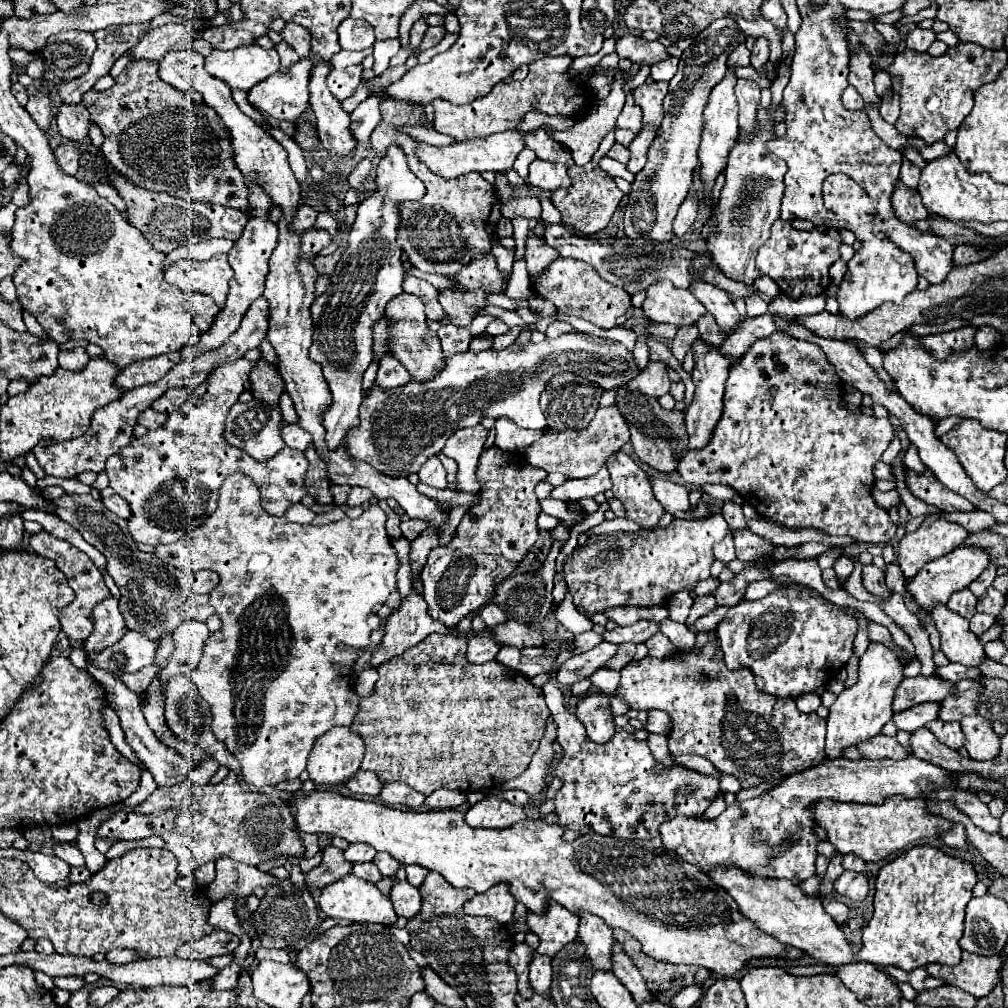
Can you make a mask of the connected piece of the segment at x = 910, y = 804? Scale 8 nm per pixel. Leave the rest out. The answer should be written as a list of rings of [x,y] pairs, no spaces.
[[[901,795],[885,799],[881,805],[867,805],[867,803],[837,803],[837,801],[819,801],[813,807],[817,823],[827,831],[829,841],[837,851],[853,853],[863,861],[883,861],[891,853],[903,851],[909,843],[919,839],[939,837],[941,833],[949,831],[953,823],[941,815],[931,813],[925,809],[925,799],[903,799]]]

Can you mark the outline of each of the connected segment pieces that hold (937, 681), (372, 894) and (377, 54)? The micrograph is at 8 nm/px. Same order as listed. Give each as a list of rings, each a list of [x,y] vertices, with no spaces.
[[[907,677],[899,683],[893,697],[893,711],[905,711],[921,703],[941,703],[953,689],[953,683],[941,677]]]
[[[345,875],[343,879],[327,885],[321,891],[319,897],[319,907],[323,913],[327,913],[333,919],[345,919],[351,923],[381,923],[381,925],[393,925],[397,921],[397,915],[393,911],[391,899],[387,895],[383,895],[373,883],[351,875]]]
[[[399,37],[385,41],[375,41],[373,45],[373,71],[375,76],[380,75],[389,67],[391,58],[400,48],[401,43]]]

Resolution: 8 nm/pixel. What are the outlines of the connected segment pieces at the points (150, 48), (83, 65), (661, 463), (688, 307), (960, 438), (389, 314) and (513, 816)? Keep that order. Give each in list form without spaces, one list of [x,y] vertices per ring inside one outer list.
[[[183,23],[161,25],[141,37],[141,41],[129,51],[133,59],[151,59],[159,61],[167,51],[189,49],[195,39],[195,29]]]
[[[61,31],[51,35],[43,47],[43,59],[55,79],[75,79],[89,69],[95,37],[89,31]]]
[[[619,387],[617,391],[617,407],[631,429],[631,443],[635,447],[637,457],[651,465],[661,473],[677,473],[679,459],[689,449],[689,435],[685,429],[685,411],[663,409],[655,397],[647,397],[639,391],[627,391],[627,387]]]
[[[665,279],[647,287],[647,299],[641,309],[649,321],[671,325],[695,325],[697,319],[707,313],[689,289],[677,289]]]
[[[961,419],[959,425],[955,425],[949,433],[945,433],[941,437],[941,443],[945,443],[945,447],[949,447],[957,455],[957,461],[961,463],[961,467],[965,467],[971,481],[983,493],[993,489],[997,483],[1005,481],[1005,475],[1007,475],[1007,469],[1003,465],[1003,457],[1007,451],[1007,435],[1005,433],[989,431],[989,429],[981,427],[981,423],[971,421],[971,419]]]
[[[401,293],[387,303],[385,317],[389,319],[389,331],[391,331],[389,347],[393,349],[393,355],[405,365],[411,379],[415,381],[433,379],[441,371],[441,367],[445,367],[445,355],[441,353],[441,343],[439,343],[437,333],[431,331],[427,325],[423,301],[415,295]]]
[[[485,797],[465,813],[465,821],[473,829],[505,829],[525,819],[527,815],[523,807],[501,797]]]

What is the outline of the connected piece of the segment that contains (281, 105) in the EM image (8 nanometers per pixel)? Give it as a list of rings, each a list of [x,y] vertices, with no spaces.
[[[297,61],[289,71],[281,71],[249,91],[249,103],[273,119],[297,121],[309,105],[309,79],[313,63]]]

